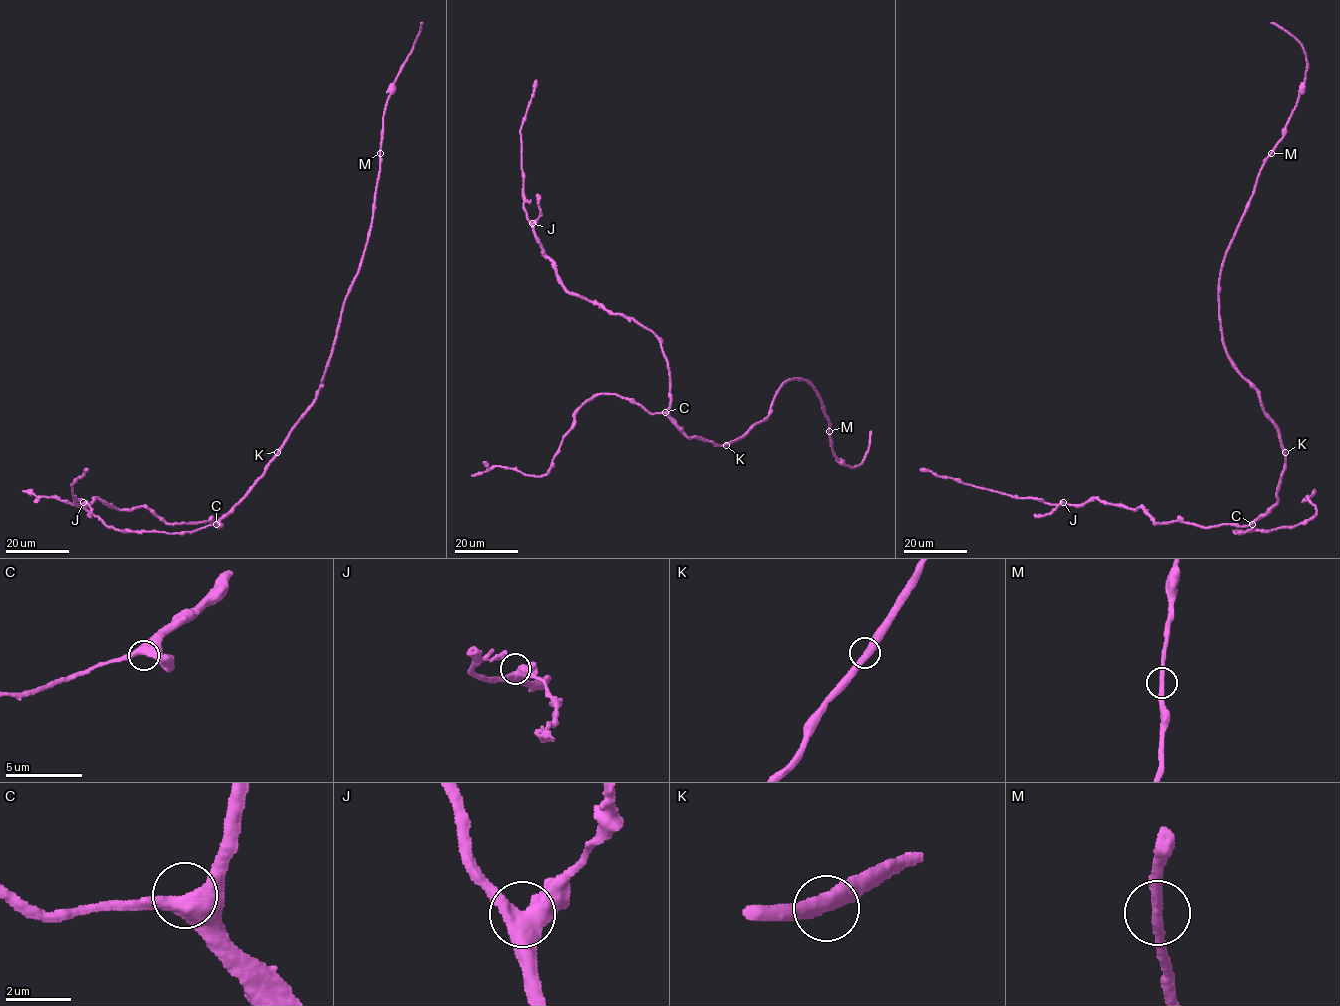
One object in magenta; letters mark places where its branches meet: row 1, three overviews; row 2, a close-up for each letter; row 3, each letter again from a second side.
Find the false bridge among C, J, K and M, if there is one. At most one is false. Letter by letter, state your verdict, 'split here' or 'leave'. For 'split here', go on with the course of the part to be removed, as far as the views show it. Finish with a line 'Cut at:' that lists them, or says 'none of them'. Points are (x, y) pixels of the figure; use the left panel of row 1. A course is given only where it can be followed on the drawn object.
C: leave
J: leave
K: leave
M: leave
Cut at: none of them

